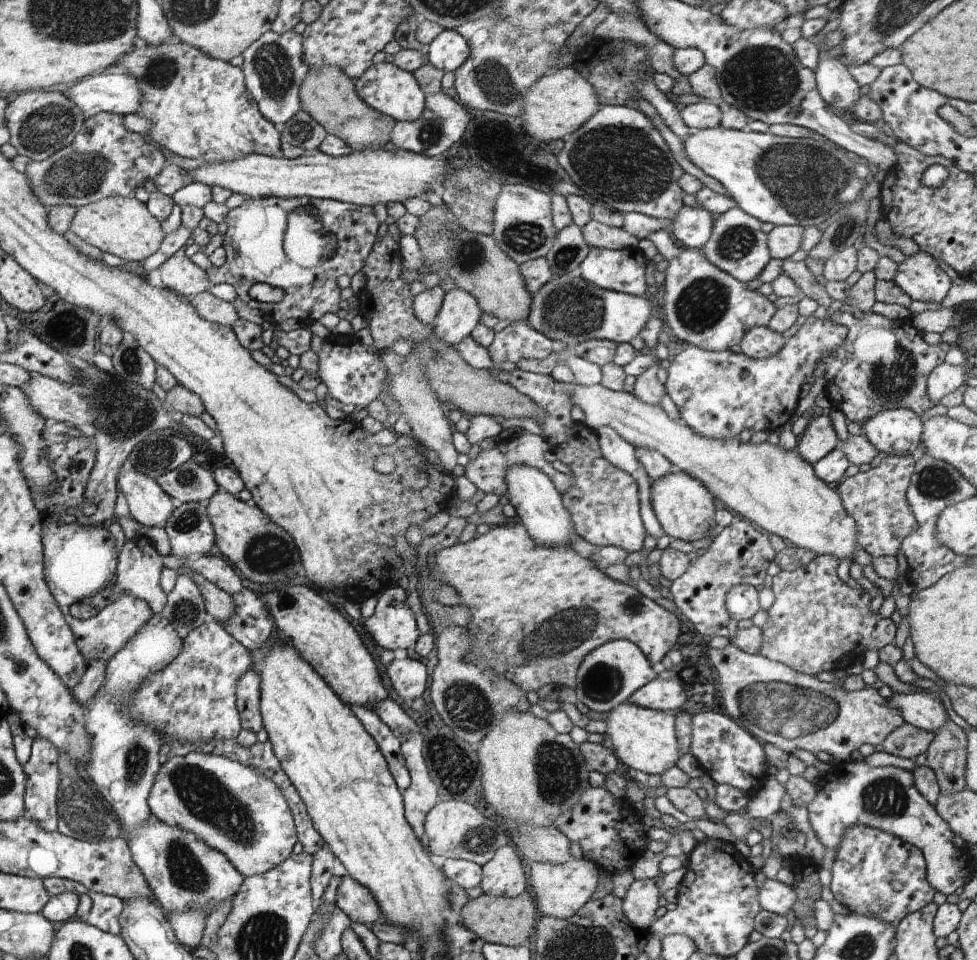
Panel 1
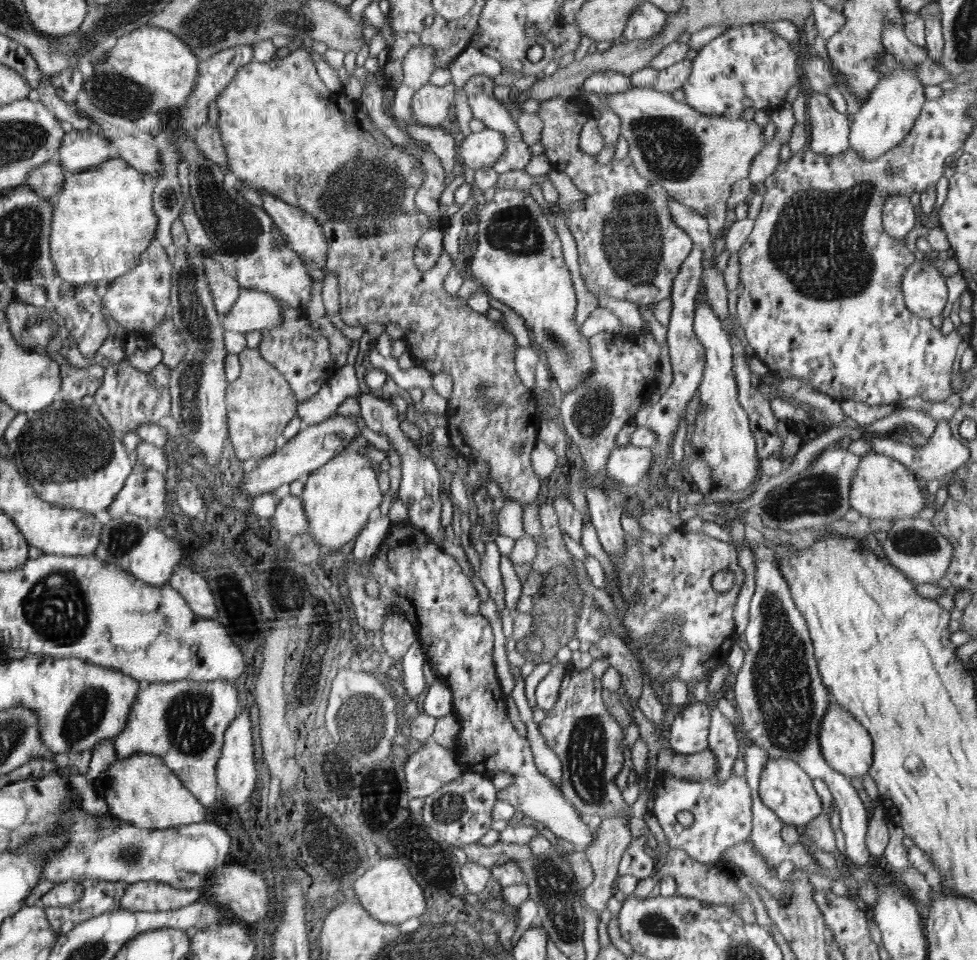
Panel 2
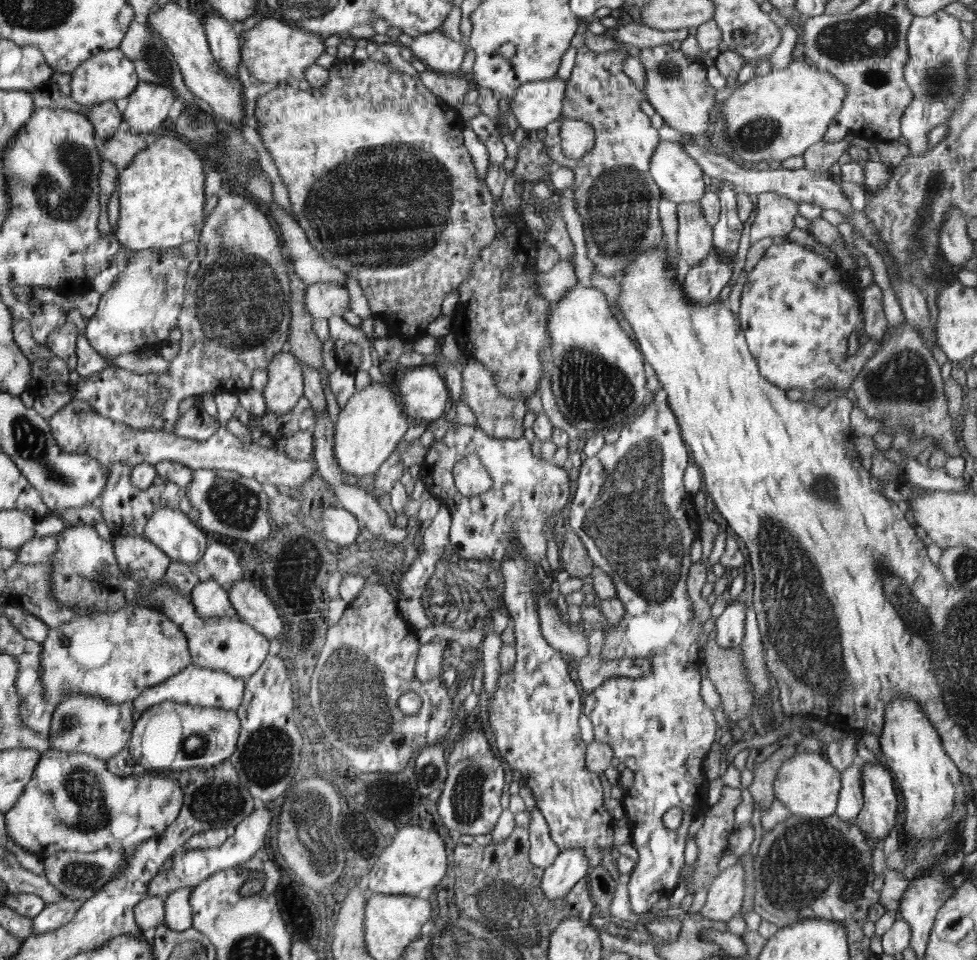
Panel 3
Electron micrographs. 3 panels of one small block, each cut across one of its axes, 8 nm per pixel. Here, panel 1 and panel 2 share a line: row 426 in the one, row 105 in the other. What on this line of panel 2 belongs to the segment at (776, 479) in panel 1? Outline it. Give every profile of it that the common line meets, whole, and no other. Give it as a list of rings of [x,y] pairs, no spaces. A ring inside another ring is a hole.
[[[631,88],[606,95],[584,90],[582,98],[594,110],[608,103],[621,118],[620,132],[629,143],[629,162],[644,178],[665,187],[672,201],[690,207],[708,220],[712,236],[719,234],[726,222],[726,200],[733,185],[749,178],[750,165],[769,142],[770,129],[763,132],[755,121],[746,121],[744,117],[704,114],[674,100],[671,93],[656,89]]]

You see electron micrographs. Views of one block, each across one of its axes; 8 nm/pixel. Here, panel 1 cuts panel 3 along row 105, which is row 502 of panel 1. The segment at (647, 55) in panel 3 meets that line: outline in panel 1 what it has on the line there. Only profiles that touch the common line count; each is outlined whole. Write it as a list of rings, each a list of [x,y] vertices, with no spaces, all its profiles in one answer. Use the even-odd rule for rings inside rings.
[[[680,470],[670,472],[670,474],[653,480],[651,483],[652,508],[666,535],[671,536],[673,540],[680,538],[691,543],[704,538],[711,538],[712,540],[716,538],[718,532],[717,522],[714,522],[715,498],[712,498],[712,494],[708,492],[705,484]]]

